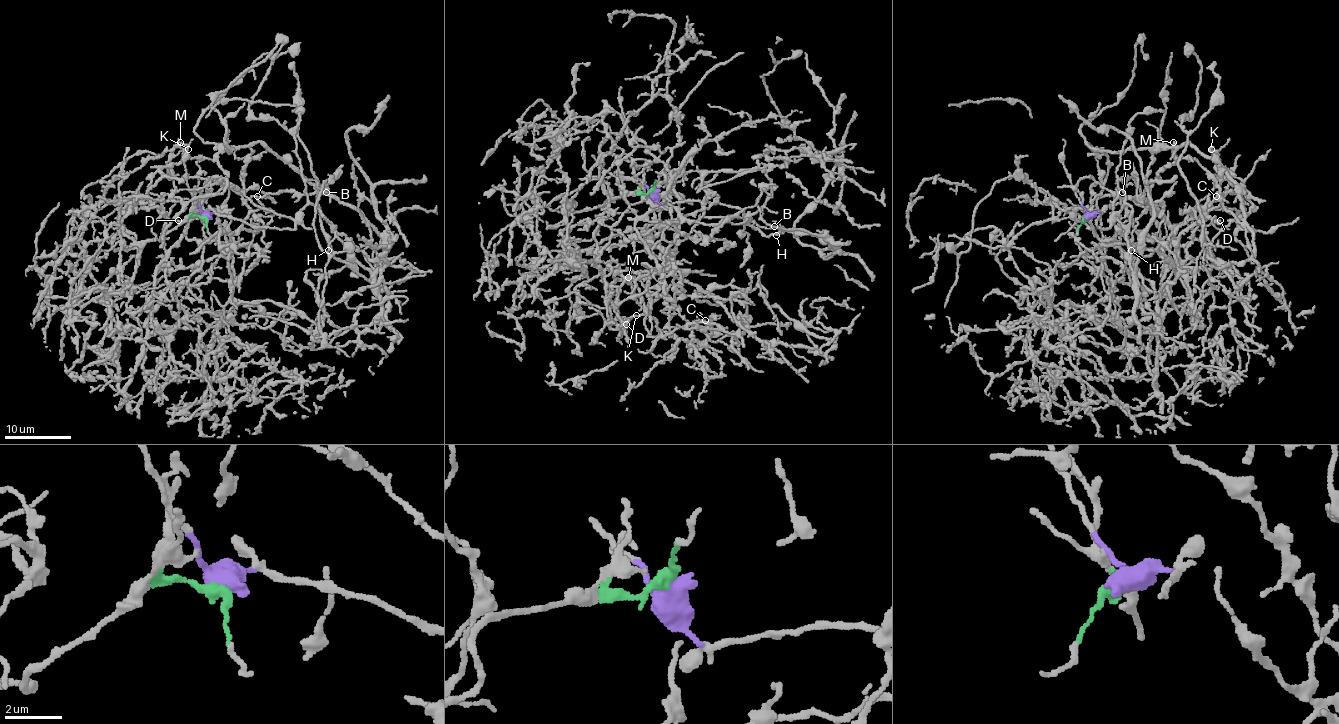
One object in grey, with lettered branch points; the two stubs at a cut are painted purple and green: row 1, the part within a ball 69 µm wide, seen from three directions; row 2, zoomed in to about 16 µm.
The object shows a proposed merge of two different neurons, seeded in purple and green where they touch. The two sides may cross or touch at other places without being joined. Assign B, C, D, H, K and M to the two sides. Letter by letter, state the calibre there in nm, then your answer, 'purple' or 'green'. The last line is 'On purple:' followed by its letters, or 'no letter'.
B: 170 nm | purple
C: 140 nm | green
D: 120 nm | green
H: 110 nm | purple
K: 130 nm | green
M: 240 nm | green
On purple: B, H

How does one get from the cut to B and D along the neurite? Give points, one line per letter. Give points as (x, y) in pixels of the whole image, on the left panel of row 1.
B: (205, 217), (231, 215), (251, 225), (293, 228), (295, 215), (306, 203), (305, 182), (316, 182), (326, 192)
D: (205, 217), (161, 240), (115, 237), (136, 258), (108, 302), (120, 388), (156, 267), (195, 217), (178, 220)

